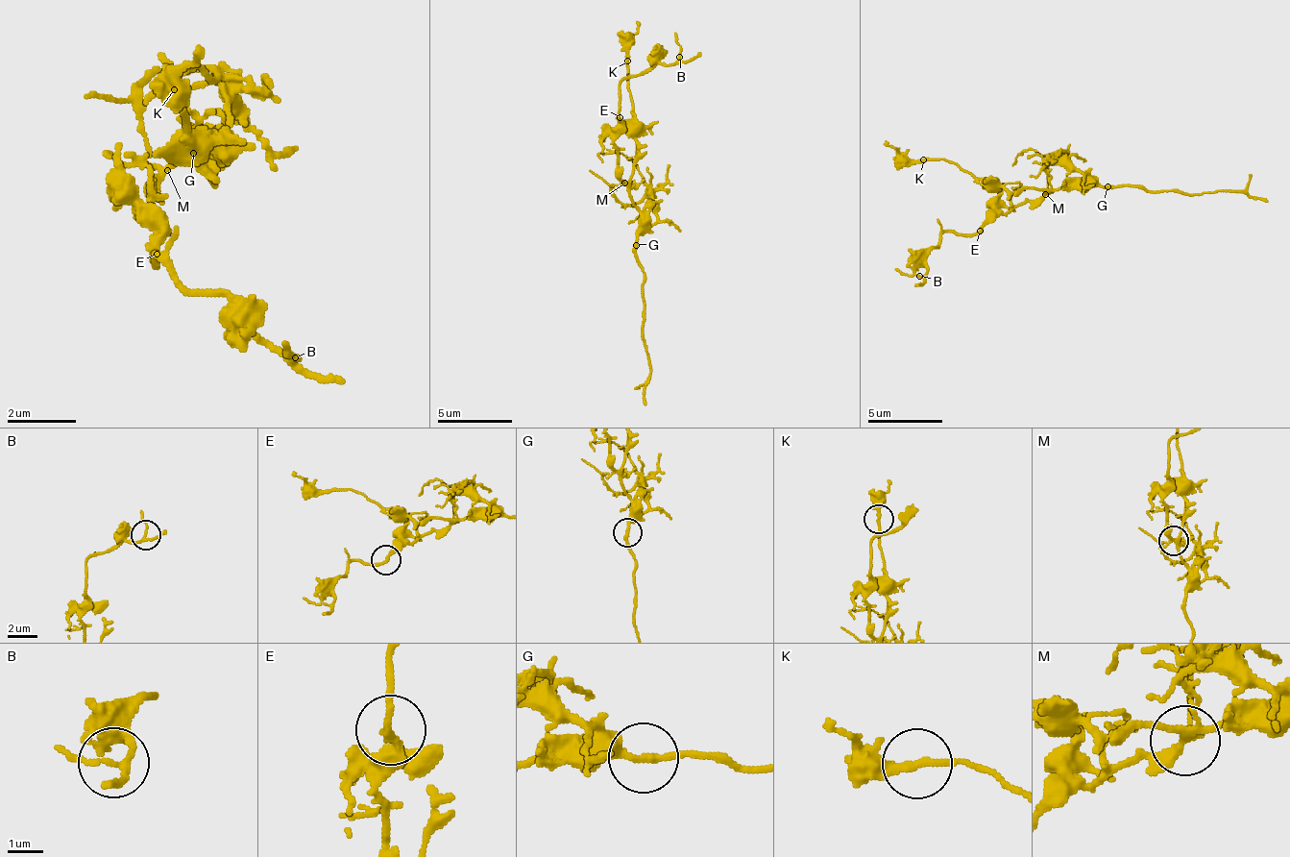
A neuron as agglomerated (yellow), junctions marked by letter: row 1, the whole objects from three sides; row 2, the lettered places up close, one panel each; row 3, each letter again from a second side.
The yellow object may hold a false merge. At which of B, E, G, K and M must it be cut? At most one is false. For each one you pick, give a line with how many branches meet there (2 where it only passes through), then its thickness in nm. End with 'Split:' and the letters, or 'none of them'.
Split: none of them

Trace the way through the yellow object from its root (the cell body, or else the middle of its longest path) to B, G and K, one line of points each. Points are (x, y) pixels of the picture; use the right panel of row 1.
B: (1050, 189), (1039, 201), (994, 212), (972, 234), (946, 231), (919, 276)
G: (1050, 189), (1061, 189), (1073, 182), (1099, 182), (1107, 185)
K: (1050, 189), (1032, 189), (1016, 182), (976, 182), (946, 159), (923, 159)

